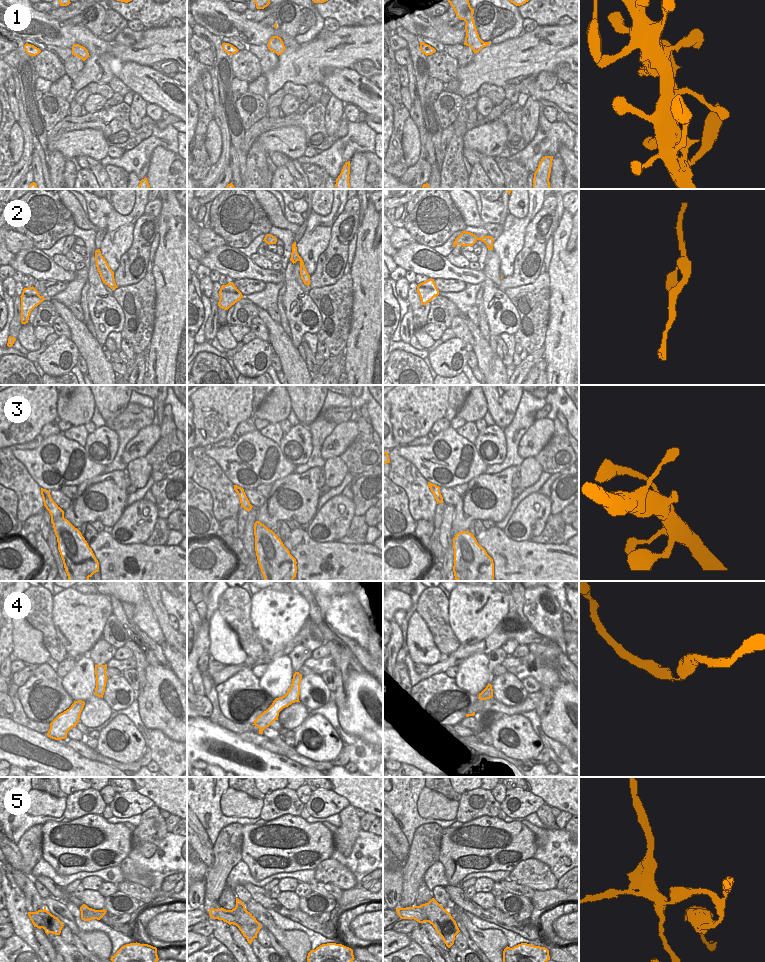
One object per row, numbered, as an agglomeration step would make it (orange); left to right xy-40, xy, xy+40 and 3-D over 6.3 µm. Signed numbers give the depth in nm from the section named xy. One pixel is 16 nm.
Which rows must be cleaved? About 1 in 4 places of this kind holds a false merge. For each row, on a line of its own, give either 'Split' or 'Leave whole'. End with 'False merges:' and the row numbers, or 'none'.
1: Leave whole
2: Leave whole
3: Leave whole
4: Leave whole
5: Split
False merges: 5.

